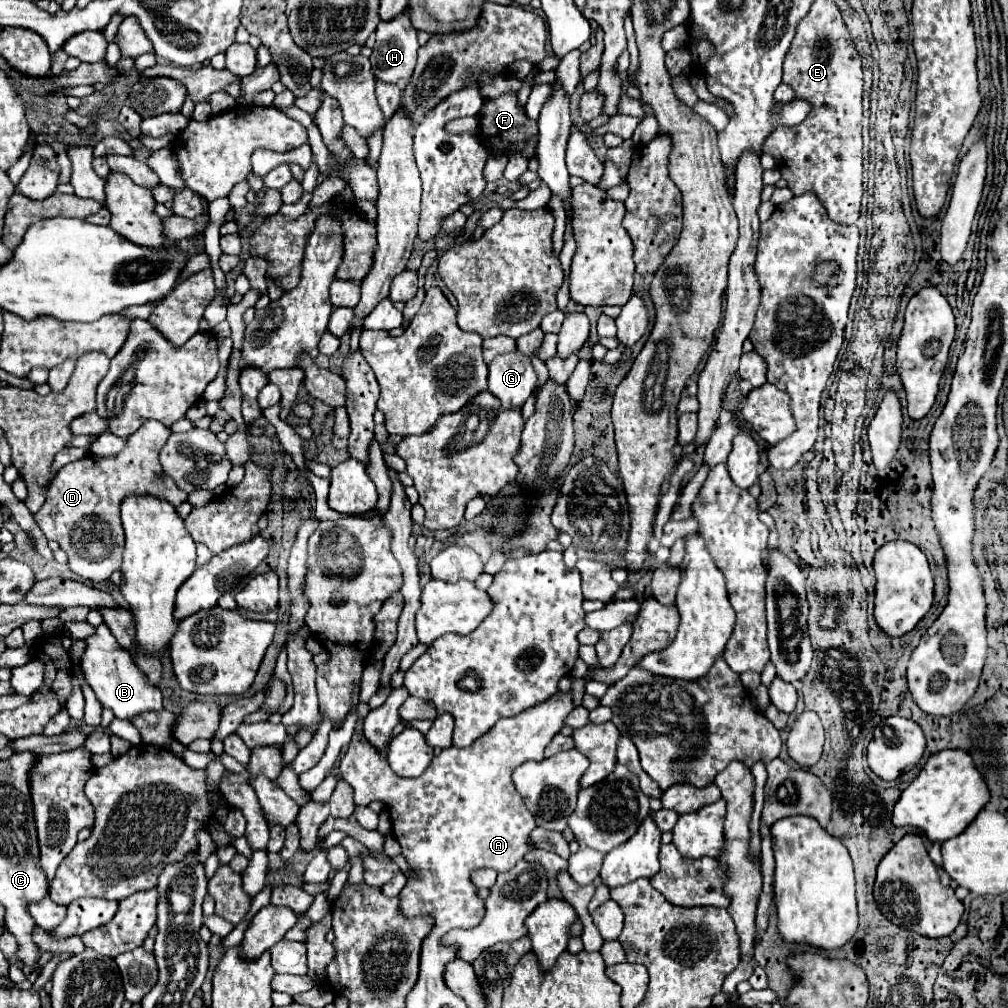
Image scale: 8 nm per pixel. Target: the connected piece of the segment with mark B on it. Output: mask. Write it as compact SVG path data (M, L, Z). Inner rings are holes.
M101 623L97 627L97 633L85 641L87 641L87 649L79 663L83 667L89 687L95 691L95 695L103 707L109 707L115 713L115 717L127 719L127 721L139 717L145 711L163 709L161 691L145 681L145 675L135 667L131 653L121 649L121 645L115 641L115 637L111 635L111 631L105 623Z

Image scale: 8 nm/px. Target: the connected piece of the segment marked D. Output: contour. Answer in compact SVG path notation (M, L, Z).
M145 423L135 435L129 435L129 445L119 455L95 457L65 465L51 481L47 503L35 515L37 525L47 539L57 541L69 555L69 569L89 581L105 581L121 567L123 527L119 519L121 503L129 495L153 495L179 507L187 501L187 493L179 491L171 479L163 475L159 451L169 439L171 429L163 423Z

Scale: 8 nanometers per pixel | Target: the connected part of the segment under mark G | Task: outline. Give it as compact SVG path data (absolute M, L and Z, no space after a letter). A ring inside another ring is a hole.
M519 351L499 355L489 365L489 391L501 401L501 407L513 409L523 407L531 397L537 383L537 375L531 361Z

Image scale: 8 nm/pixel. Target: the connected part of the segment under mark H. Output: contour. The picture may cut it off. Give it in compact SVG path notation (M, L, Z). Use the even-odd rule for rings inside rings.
M409 11L395 15L389 21L381 21L377 27L377 43L369 57L373 73L385 83L407 81L413 75L417 63L417 29L411 25Z

